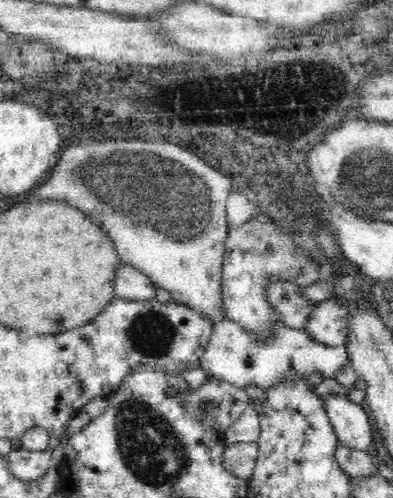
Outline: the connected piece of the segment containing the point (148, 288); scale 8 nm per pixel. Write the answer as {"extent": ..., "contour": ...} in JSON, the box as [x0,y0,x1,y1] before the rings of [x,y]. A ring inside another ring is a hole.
{"extent":[114,264,156,300],"contour":[[[120,264],[115,273],[114,294],[128,300],[152,300],[156,296],[156,285],[136,268]]]}

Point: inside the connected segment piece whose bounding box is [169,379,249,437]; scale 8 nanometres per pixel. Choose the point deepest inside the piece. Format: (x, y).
(217, 404)

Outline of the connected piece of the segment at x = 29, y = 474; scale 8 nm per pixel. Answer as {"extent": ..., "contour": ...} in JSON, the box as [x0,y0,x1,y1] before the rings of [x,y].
{"extent":[9,448,50,481],"contour":[[[17,448],[9,455],[9,467],[16,479],[22,481],[38,481],[43,478],[50,466],[50,449],[29,451]]]}

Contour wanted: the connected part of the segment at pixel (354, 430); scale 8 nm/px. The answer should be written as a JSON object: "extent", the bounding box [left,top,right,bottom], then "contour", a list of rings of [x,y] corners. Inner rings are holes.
{"extent":[320,392,372,450],"contour":[[[328,392],[320,397],[324,399],[324,411],[339,442],[348,448],[368,450],[372,444],[372,428],[364,409],[344,393]]]}

